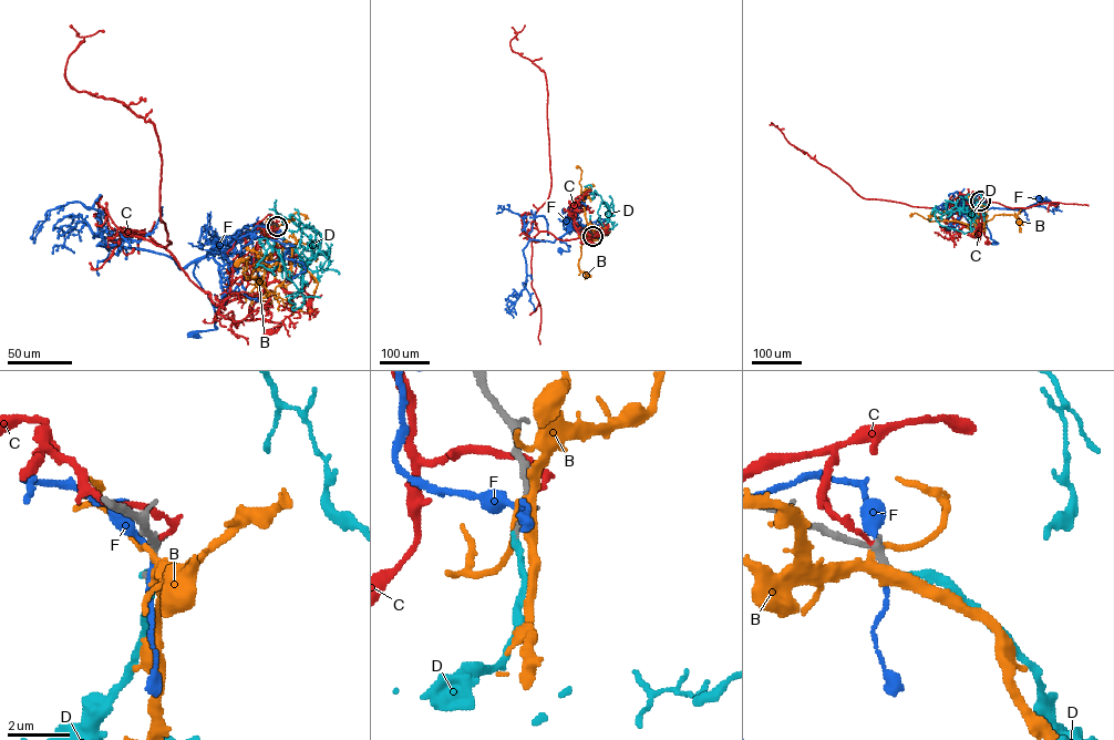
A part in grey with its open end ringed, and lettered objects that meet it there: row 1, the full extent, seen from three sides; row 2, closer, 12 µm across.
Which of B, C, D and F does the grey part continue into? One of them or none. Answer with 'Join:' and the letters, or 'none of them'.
Join: D

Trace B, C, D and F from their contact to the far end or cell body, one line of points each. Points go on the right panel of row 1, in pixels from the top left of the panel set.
B: (980, 201), (983, 205), (981, 217), (970, 224), (930, 222), (916, 213), (911, 215)
C: (979, 201), (973, 208), (982, 217), (987, 243)
D: (980, 201), (981, 206), (971, 218), (971, 232), (963, 234), (941, 225), (935, 215), (936, 209), (931, 218)
F: (980, 201), (972, 201), (970, 206), (983, 216), (994, 243)

